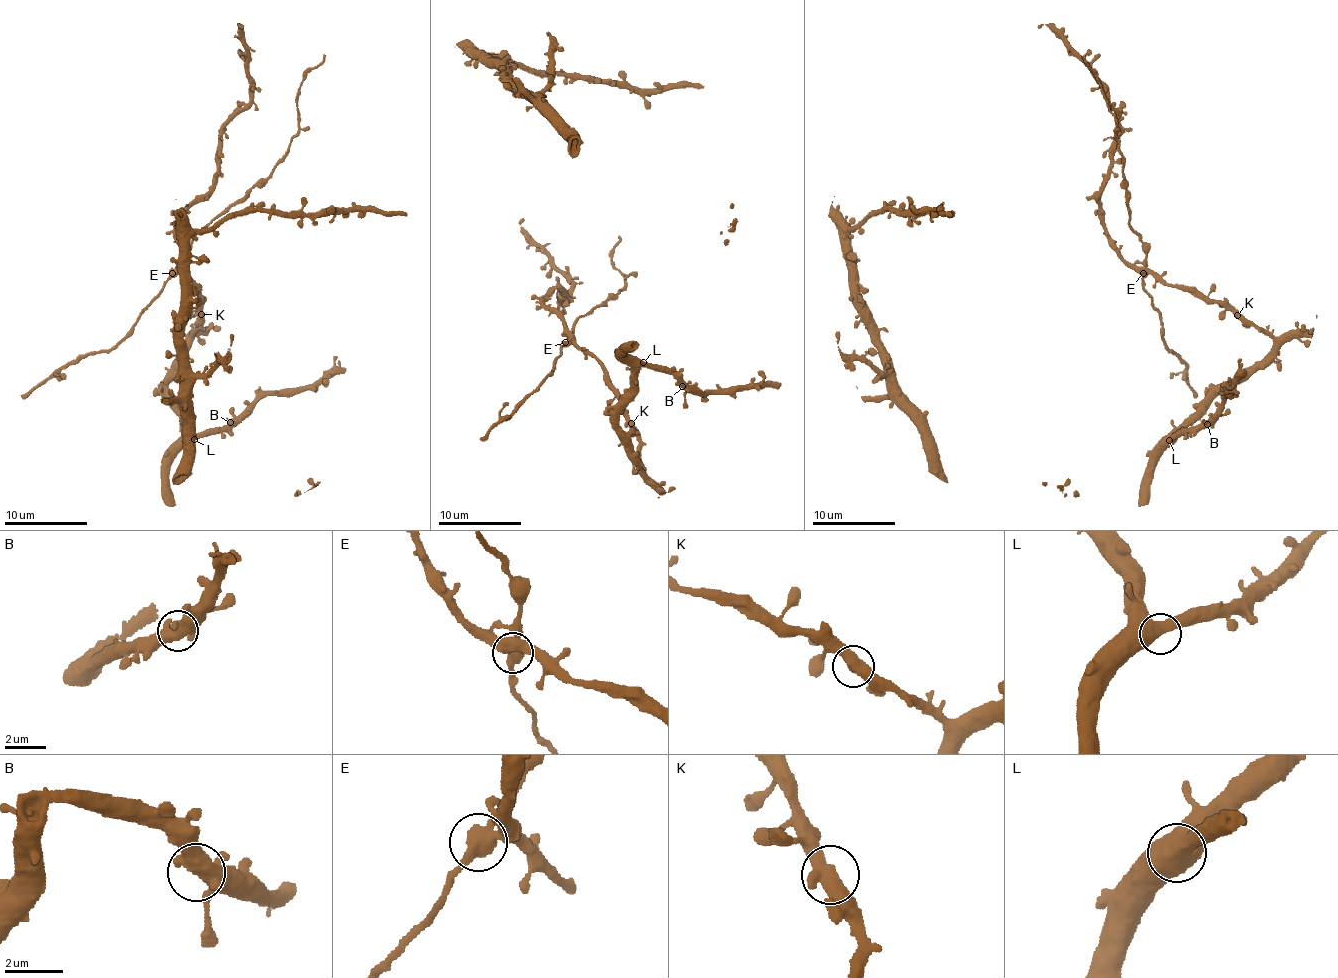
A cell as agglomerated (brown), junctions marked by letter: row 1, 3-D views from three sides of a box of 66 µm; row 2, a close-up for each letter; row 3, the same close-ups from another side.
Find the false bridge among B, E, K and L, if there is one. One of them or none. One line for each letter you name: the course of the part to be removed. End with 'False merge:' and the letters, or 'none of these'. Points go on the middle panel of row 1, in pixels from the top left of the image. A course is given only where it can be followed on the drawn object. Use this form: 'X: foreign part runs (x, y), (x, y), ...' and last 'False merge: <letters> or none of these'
False merge: none of these

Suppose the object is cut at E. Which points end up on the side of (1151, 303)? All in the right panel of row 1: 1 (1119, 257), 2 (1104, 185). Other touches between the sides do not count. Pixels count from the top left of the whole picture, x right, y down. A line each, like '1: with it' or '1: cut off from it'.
1: cut off from it
2: cut off from it

